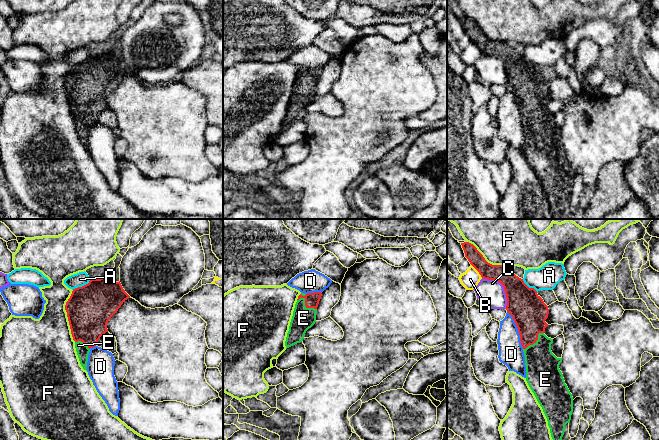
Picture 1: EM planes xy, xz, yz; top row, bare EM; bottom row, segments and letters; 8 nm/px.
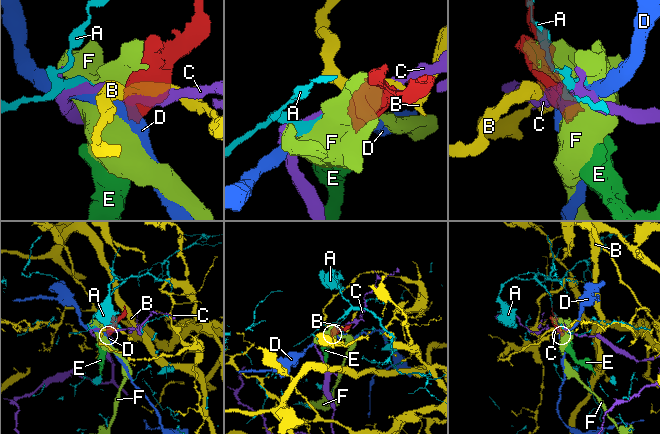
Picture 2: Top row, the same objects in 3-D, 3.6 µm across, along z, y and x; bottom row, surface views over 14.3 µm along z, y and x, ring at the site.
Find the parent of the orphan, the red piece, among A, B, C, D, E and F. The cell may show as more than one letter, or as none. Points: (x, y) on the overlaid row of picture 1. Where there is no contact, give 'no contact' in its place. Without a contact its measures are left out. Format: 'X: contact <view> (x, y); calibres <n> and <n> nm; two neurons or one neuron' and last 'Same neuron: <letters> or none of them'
A: contact xy (82, 286); calibres 360 and 120 nm; two neurons
B: contact yz (477, 270); calibres 140 and 140 nm; two neurons
C: contact yz (503, 286); calibres 280 and 220 nm; two neurons
D: contact yz (518, 330); calibres 280 and 200 nm; two neurons
E: contact xz (305, 305); calibres 110 and 180 nm; one neuron
F: contact xy (67, 316); calibres 360 and 380 nm; two neurons
Same neuron: E

